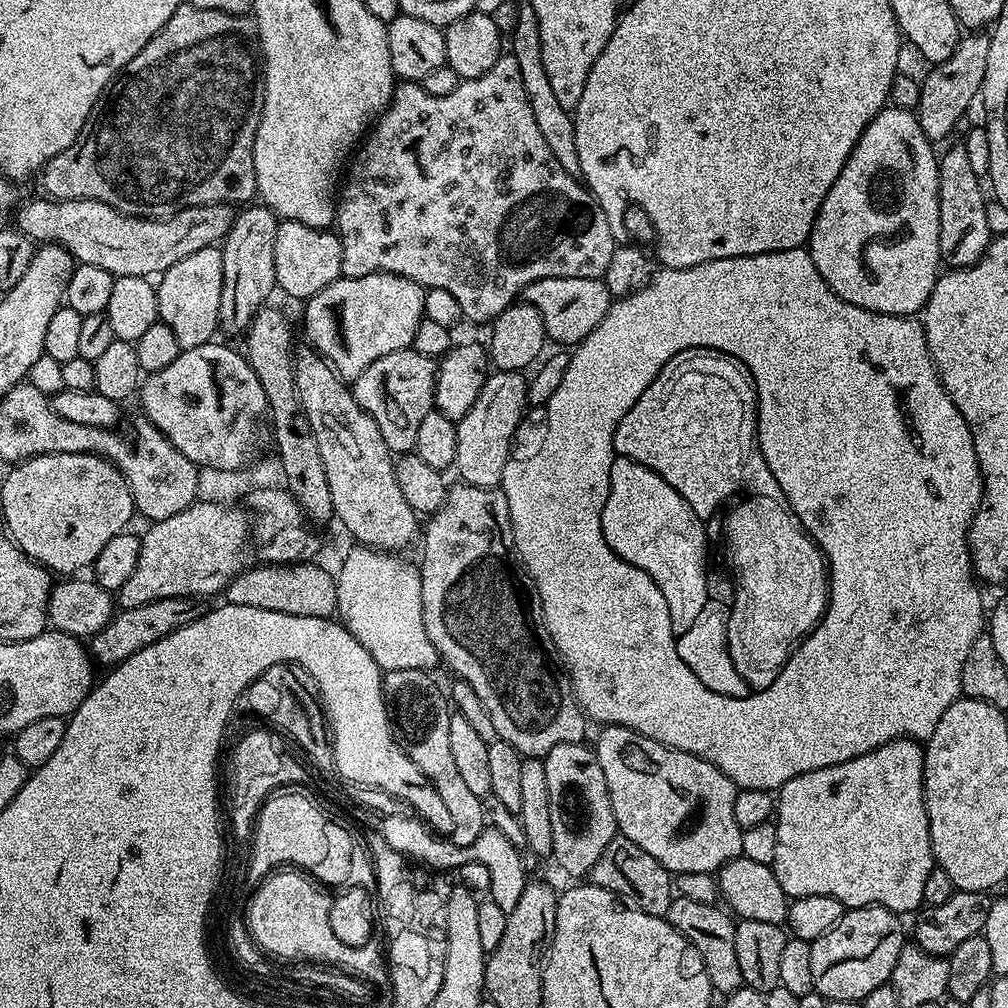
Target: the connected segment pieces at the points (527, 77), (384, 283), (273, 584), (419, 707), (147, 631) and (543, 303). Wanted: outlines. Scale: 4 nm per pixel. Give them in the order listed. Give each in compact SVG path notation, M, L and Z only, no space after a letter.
M524 2L518 7L518 26L510 34L512 48L510 55L518 58L518 66L522 69L522 83L526 86L526 98L530 98L530 110L534 110L534 122L538 122L538 130L546 146L554 153L554 158L562 162L562 170L568 176L580 176L578 162L578 142L574 138L576 121L569 109L559 104L554 90L550 87L550 78L546 78L546 66L542 66L542 34L538 30L538 18L534 14L531 3Z
M375 272L334 281L303 305L307 343L319 352L345 381L355 381L378 358L412 347L414 330L425 319L425 289L410 278Z
M319 563L265 564L260 568L245 567L230 581L222 596L234 606L254 606L258 610L274 610L278 614L294 614L327 620L337 615L336 582L333 573L319 568Z
M422 668L414 670L390 670L382 676L382 694L392 724L392 737L396 744L426 774L428 781L438 790L438 798L450 813L452 831L450 839L460 849L471 849L474 838L485 828L482 799L465 785L450 751L450 700L440 693L440 688Z
M179 596L178 598L156 599L146 602L146 606L134 606L127 610L117 611L109 622L96 636L90 640L90 655L97 665L115 666L130 658L138 650L160 641L167 634L182 626L196 621L204 613L203 606L195 597Z
M542 278L525 288L522 296L538 310L538 314L542 314L547 339L569 346L581 344L588 337L590 330L602 322L614 299L606 290L603 279L590 278Z

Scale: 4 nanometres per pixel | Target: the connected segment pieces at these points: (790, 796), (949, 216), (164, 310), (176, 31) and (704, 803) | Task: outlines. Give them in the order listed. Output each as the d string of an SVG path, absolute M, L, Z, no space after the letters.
M891 740L873 752L850 758L850 762L790 778L778 789L774 823L778 830L778 851L770 867L790 898L829 896L838 898L845 909L877 904L897 914L915 913L924 904L922 889L934 861L924 805L924 748L917 741Z
M963 143L956 145L938 160L938 246L940 259L949 269L969 268L977 264L994 237L988 225L986 188L982 177L974 174L970 157L966 155Z
M219 247L194 250L190 258L174 262L159 277L156 284L158 298L158 316L178 338L181 349L193 348L209 343L218 332L220 322L220 303L222 302L222 266L223 251Z
M182 2L170 14L166 26L142 46L142 50L124 71L116 77L107 89L106 95L96 103L96 109L88 115L88 121L78 134L78 138L62 154L54 154L50 162L42 169L44 188L54 200L97 200L106 202L106 206L117 208L125 216L147 216L163 218L181 212L190 206L203 204L227 204L240 206L256 196L256 175L254 174L254 138L258 134L258 122L262 118L262 102L264 101L264 77L262 75L262 57L260 55L260 39L256 33L256 21L251 15L239 16L226 14L222 10L202 10L198 6L190 6Z
M609 724L599 731L594 751L598 766L602 766L602 774L606 774L606 790L610 794L619 835L630 838L630 842L638 842L646 854L658 858L658 862L673 874L715 873L723 864L741 855L742 829L738 822L734 822L734 798L738 789L735 782L718 770L718 766L689 752L654 742L654 738L646 738L626 726Z

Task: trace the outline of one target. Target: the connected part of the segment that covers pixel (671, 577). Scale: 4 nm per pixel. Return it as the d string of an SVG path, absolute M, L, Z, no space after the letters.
M617 455L610 466L610 490L606 498L606 506L602 510L602 534L606 538L606 542L610 546L610 550L614 550L614 554L618 554L618 558L622 558L626 562L633 564L638 570L642 570L646 574L650 574L650 578L658 586L658 590L662 590L662 598L666 598L666 610L670 610L670 622L672 623L673 633L679 634L690 630L690 626L694 626L694 618L698 618L698 614L702 614L702 610L708 605L710 599L710 559L708 560L708 548L710 552L710 542L708 546L708 536L704 533L706 528L705 521L700 520L694 510L690 508L686 500L682 498L682 494L678 494L673 486L670 486L659 476L653 469L632 461L628 457Z

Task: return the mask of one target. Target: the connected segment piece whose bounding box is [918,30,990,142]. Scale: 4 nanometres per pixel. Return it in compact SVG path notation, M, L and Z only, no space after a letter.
M983 31L961 35L954 54L931 69L920 88L918 119L929 140L944 140L960 124L972 103L977 103L986 78L986 58L990 58L990 39Z

